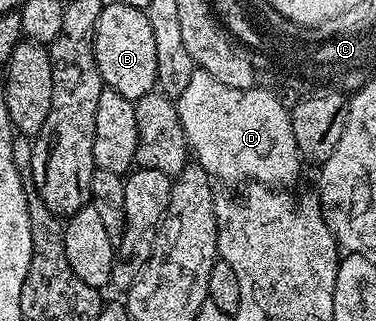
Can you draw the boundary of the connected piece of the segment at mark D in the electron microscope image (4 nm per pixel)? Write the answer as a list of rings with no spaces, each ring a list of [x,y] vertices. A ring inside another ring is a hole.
[[[197,69],[194,70],[187,89],[176,96],[175,102],[192,158],[214,180],[245,178],[245,181],[261,183],[264,187],[289,189],[300,177],[303,160],[295,145],[295,133],[291,133],[290,108],[271,92],[256,85],[251,89],[231,89],[220,81],[215,81],[211,73]]]

